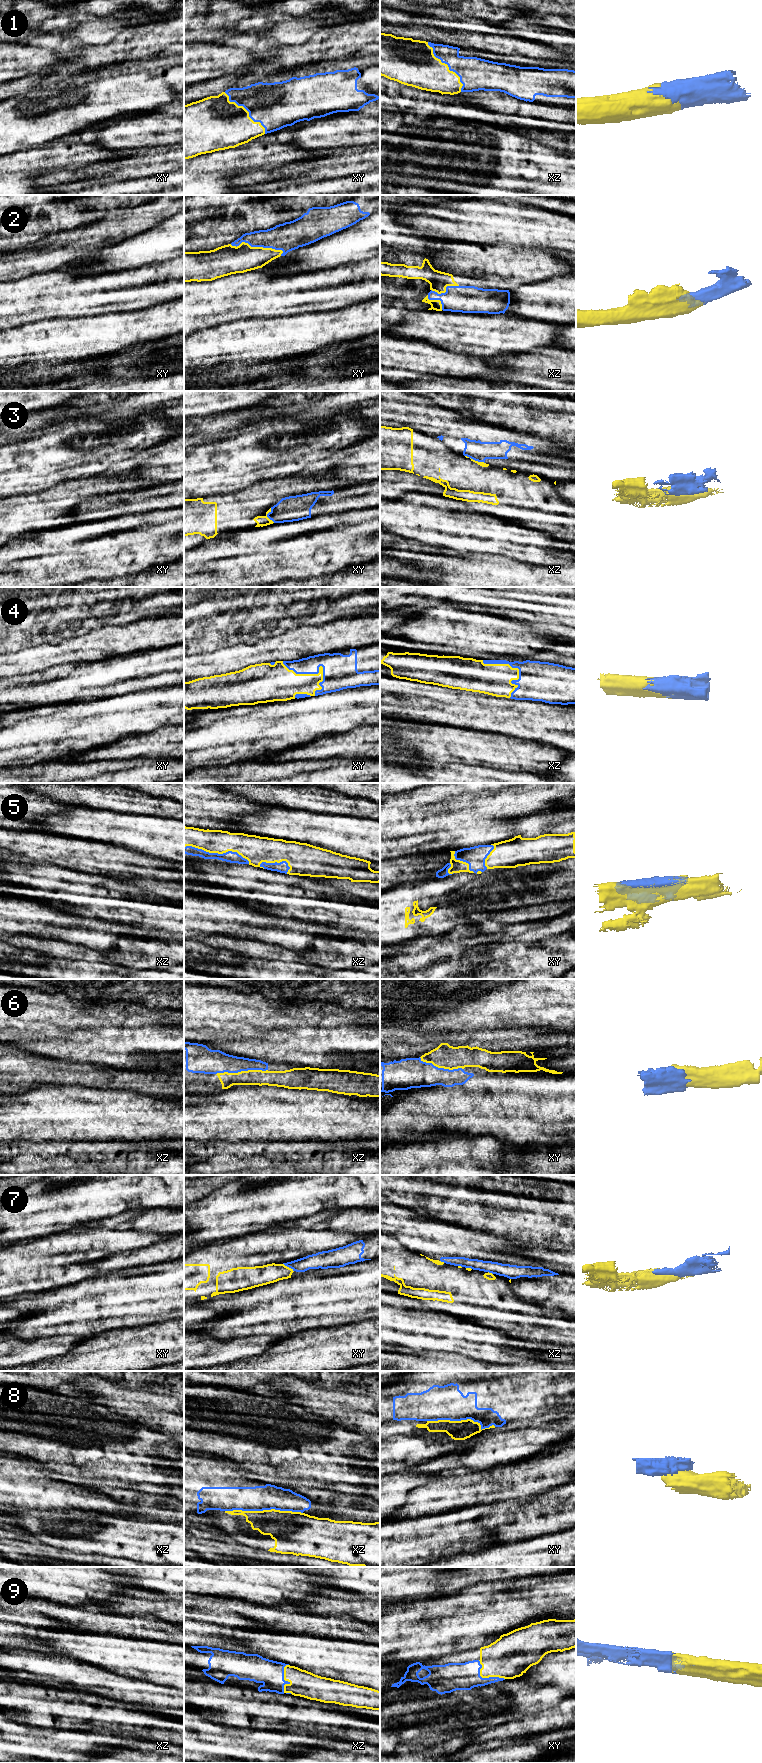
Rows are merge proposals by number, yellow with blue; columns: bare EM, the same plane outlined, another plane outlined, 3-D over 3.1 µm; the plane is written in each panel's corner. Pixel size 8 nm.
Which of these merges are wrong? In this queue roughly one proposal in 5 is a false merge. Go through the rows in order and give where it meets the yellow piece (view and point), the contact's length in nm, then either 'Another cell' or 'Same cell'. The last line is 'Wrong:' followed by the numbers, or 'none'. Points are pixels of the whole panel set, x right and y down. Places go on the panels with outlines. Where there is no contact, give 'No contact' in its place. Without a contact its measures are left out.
1: Touches yellow at xz (447, 66). Shared border 480 nm. Same cell
2: Touches yellow at xy (257, 247). Shared border 440 nm. Same cell
3: Touches yellow at xy (266, 516). Shared border 120 nm. Another cell
4: Touches yellow at xy (314, 674). Shared border 400 nm. Same cell
5: Touches yellow at xz (217, 852). Shared border 550 nm. Same cell
6: Touches yellow at xz (241, 1071). Shared border 420 nm. Same cell
7: Touches yellow at xy (288, 1267). Shared border 110 nm. Another cell
8: Touches yellow at xz (264, 1510). Shared border 600 nm. Another cell
9: Touches yellow at xy (485, 1677). Shared border 260 nm. Same cell
Wrong: 3, 7, 8

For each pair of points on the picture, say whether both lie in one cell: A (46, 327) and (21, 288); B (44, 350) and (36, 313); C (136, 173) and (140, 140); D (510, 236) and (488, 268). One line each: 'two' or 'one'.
A: two
B: two
C: two
D: two

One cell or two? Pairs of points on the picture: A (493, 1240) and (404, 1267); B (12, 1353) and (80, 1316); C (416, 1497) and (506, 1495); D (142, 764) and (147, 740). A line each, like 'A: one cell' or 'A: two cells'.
A: two cells
B: two cells
C: one cell
D: two cells

